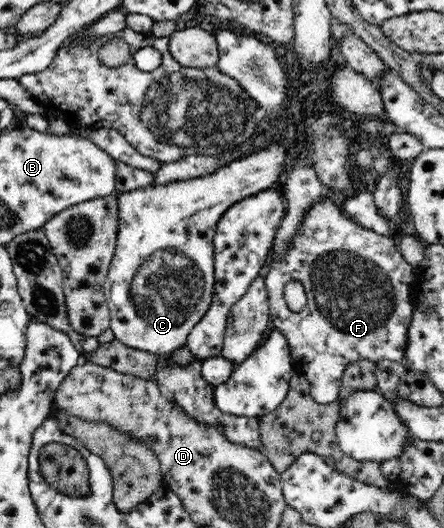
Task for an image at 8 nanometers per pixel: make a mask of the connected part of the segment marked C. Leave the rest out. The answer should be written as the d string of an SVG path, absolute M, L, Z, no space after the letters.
M273 142L264 149L235 159L217 171L187 181L172 181L155 190L118 194L116 249L103 283L114 338L128 347L166 355L186 344L188 334L206 314L214 294L214 234L218 222L233 203L271 189L287 170L293 146Z

